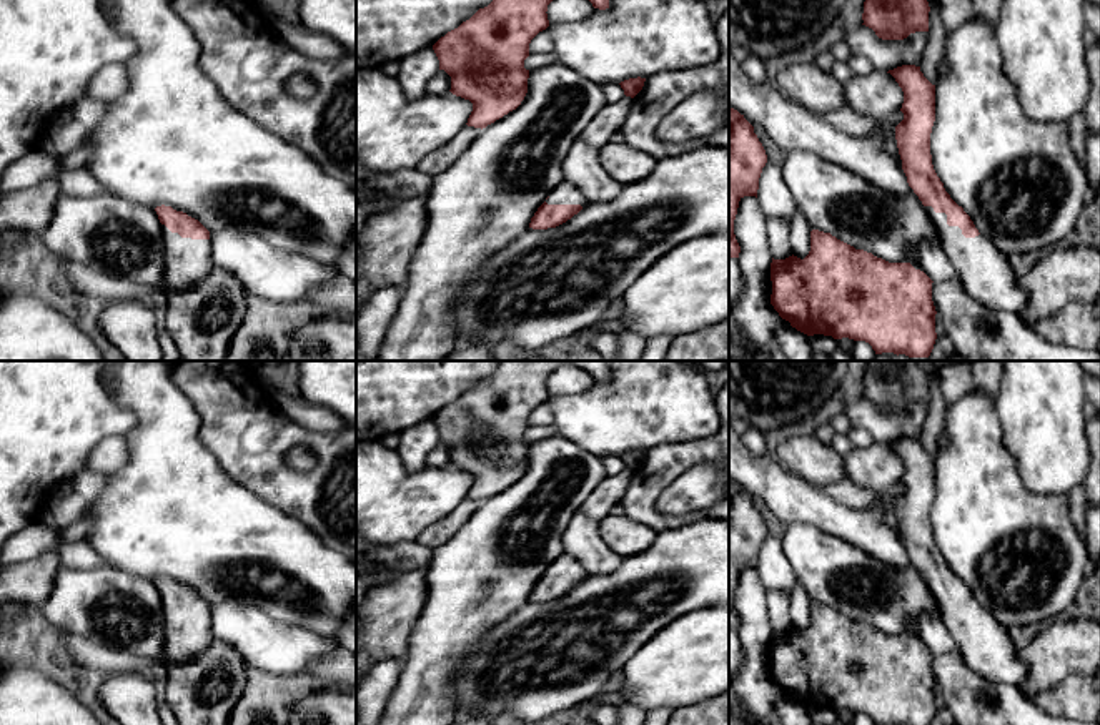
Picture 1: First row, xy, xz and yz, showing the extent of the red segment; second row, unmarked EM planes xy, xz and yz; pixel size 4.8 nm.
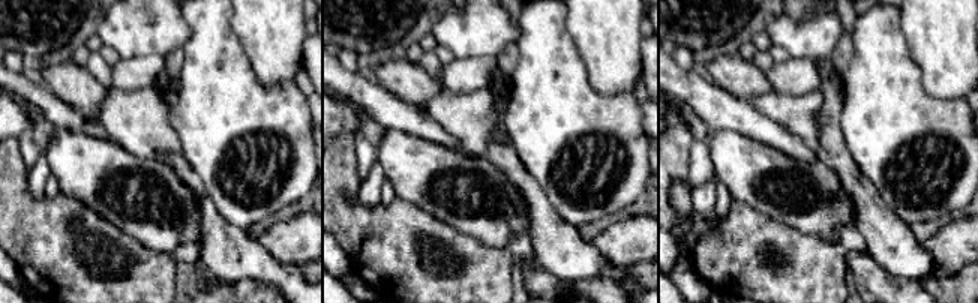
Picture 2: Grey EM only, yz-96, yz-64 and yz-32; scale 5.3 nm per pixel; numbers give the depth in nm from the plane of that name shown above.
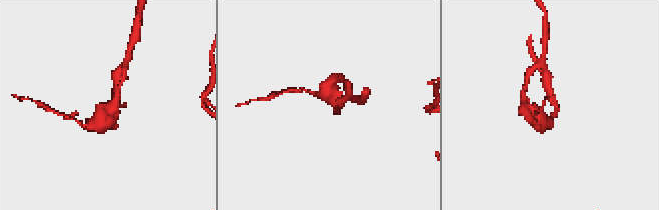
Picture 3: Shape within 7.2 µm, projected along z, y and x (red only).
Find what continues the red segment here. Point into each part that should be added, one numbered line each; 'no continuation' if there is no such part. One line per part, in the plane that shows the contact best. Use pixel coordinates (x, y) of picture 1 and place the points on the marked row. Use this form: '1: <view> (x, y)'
1: yz (986, 273)

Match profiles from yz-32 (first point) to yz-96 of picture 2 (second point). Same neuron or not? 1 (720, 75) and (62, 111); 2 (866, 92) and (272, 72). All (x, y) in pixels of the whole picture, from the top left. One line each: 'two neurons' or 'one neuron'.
1: two neurons
2: two neurons

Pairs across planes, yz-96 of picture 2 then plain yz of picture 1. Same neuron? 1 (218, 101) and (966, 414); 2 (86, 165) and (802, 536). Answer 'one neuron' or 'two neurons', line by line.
1: one neuron
2: one neuron

